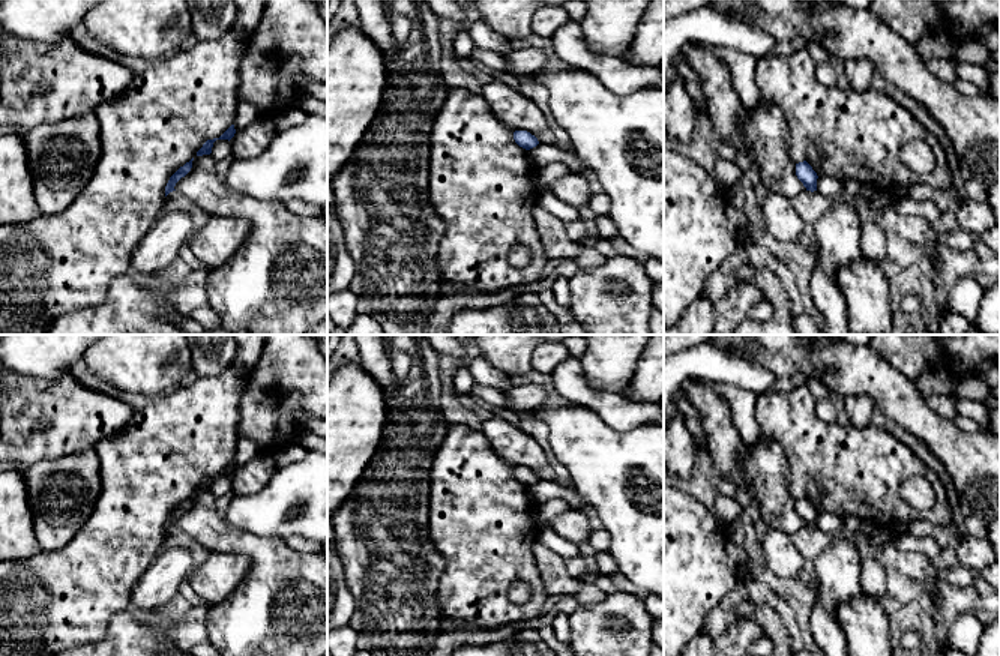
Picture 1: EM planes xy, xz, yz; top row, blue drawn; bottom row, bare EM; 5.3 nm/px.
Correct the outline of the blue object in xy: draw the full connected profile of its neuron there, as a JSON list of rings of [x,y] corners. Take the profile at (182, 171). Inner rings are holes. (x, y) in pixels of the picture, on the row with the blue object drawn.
[[[192,158],[189,162],[186,162],[183,167],[180,167],[180,168],[170,177],[170,180],[168,180],[167,186],[165,186],[165,197],[167,197],[170,192],[176,191],[176,189],[174,189],[176,183],[191,171],[191,168],[192,168],[192,161],[194,161],[194,158]]]

